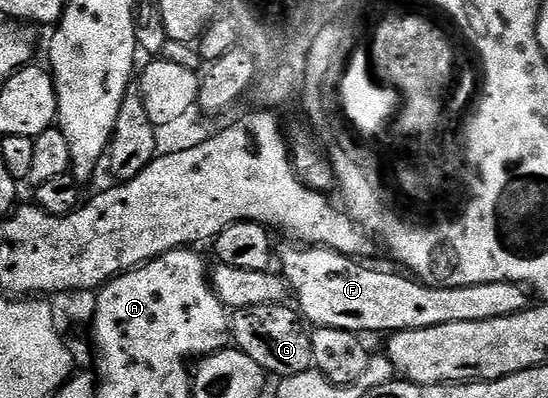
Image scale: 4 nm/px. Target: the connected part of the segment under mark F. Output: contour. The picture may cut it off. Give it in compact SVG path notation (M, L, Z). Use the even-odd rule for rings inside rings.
M288 245L279 248L278 267L285 279L301 316L313 328L329 327L330 329L346 329L357 333L364 331L413 331L414 329L430 329L434 325L454 325L454 321L490 321L494 317L510 316L522 312L530 305L529 292L523 284L510 282L483 283L466 287L428 287L411 276L378 271L366 267L357 258L344 255L340 251L331 251L328 247L311 245Z

